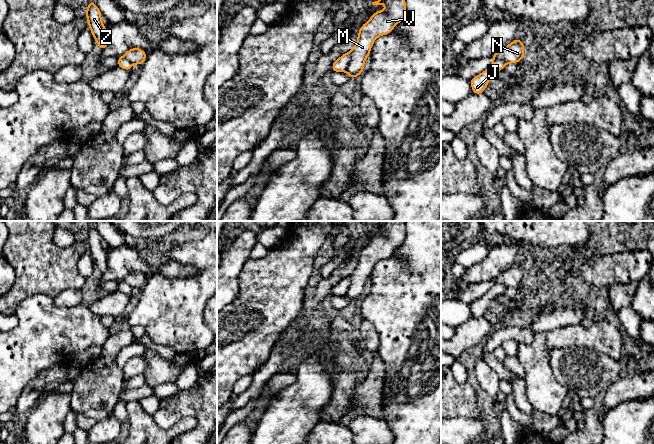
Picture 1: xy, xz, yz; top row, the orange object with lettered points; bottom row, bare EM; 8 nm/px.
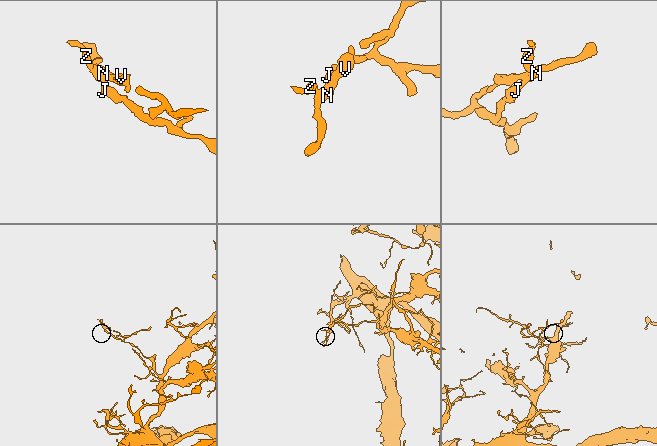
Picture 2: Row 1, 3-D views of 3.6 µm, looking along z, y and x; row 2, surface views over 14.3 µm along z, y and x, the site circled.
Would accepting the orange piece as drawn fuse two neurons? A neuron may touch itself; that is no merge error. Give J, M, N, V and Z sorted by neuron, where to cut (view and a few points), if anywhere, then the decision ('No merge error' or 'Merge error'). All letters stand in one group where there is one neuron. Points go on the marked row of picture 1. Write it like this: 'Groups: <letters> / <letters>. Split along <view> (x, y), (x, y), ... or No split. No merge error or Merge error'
Groups: J Z / M N V. Split along xz (350, 51), (350, 61), (345, 70). Merge error

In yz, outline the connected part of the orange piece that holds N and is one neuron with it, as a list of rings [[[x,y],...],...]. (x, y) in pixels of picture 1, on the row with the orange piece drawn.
[[[515,39],[512,43],[491,57],[493,60],[504,60],[507,63],[517,63],[523,59],[524,52],[523,42],[519,39]]]

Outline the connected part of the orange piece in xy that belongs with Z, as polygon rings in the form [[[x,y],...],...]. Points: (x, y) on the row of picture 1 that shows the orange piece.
[[[92,1],[87,5],[86,17],[89,28],[94,36],[95,42],[104,50],[108,44],[107,29],[101,20],[101,12],[97,5]]]

